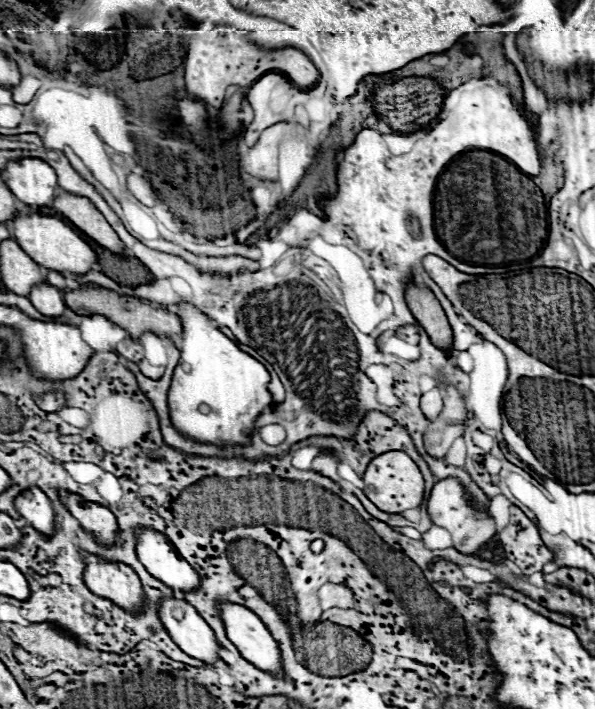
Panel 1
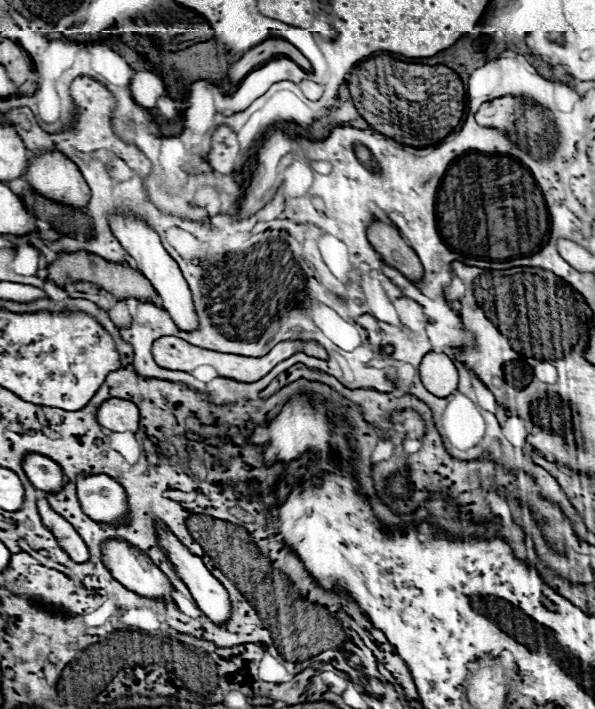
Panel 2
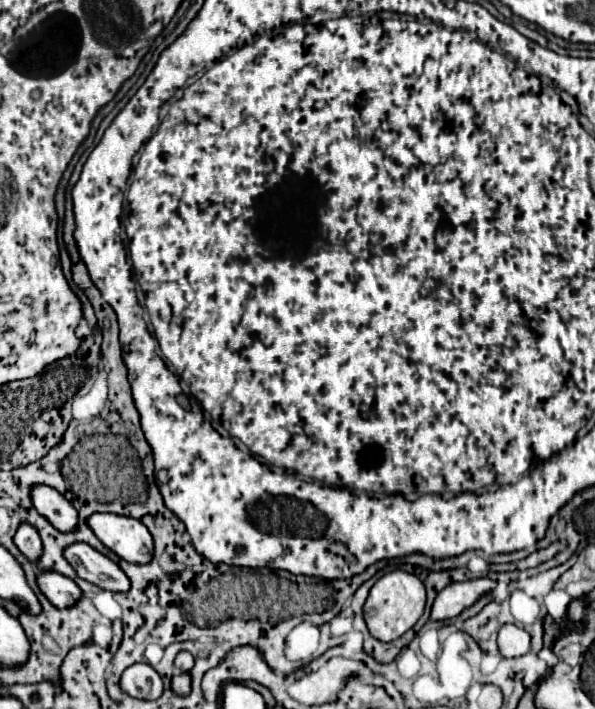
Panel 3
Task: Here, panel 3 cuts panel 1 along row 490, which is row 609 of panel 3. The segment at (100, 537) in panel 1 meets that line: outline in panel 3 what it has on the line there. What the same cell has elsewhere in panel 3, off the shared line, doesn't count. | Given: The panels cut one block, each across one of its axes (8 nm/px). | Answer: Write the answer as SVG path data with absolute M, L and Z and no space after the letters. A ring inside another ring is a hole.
M56 572L40 574L38 586L44 592L44 596L60 610L74 606L82 598L82 590L76 586L76 582Z

